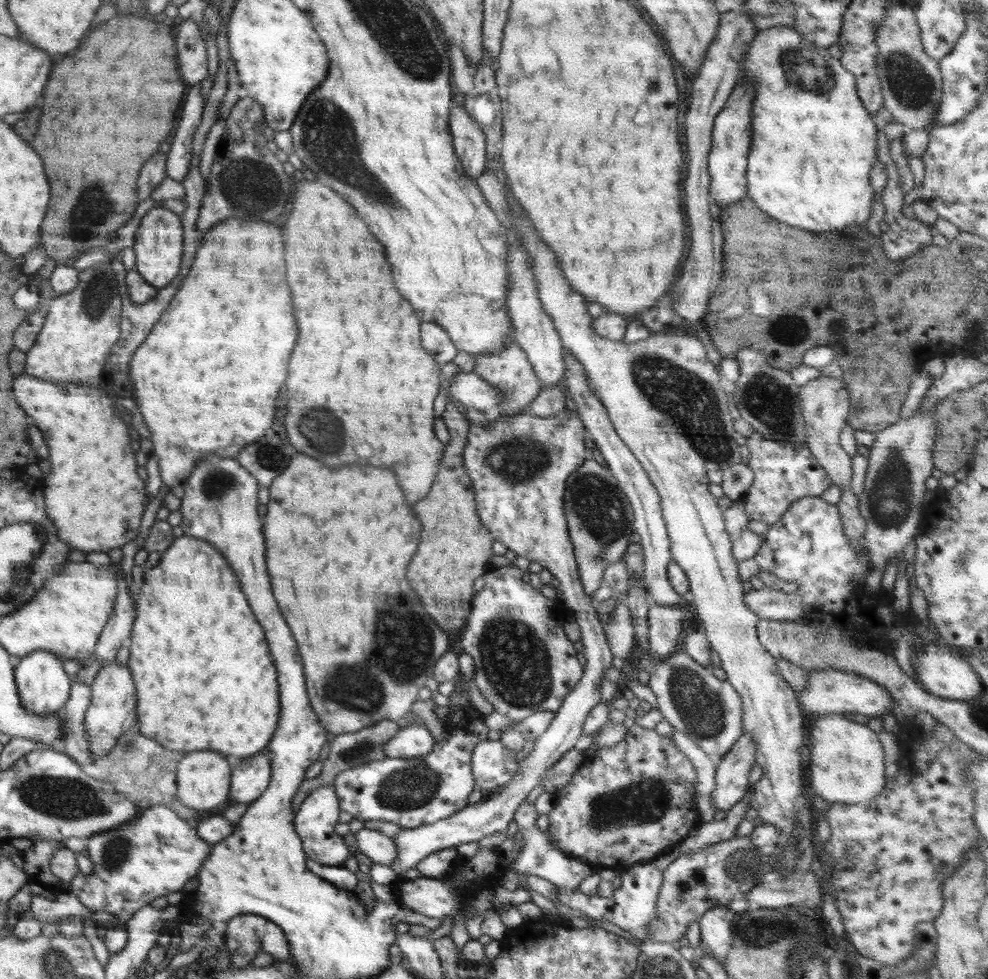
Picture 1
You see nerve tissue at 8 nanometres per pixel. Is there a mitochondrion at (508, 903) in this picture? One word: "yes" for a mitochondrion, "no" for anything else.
no

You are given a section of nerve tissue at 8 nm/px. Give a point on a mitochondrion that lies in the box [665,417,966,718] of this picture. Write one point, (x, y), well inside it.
(888, 497)

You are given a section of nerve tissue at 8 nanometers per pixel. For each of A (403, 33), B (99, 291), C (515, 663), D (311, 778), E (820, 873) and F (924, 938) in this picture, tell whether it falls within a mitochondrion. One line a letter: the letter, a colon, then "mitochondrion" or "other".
A: mitochondrion
B: mitochondrion
C: mitochondrion
D: other
E: other
F: other

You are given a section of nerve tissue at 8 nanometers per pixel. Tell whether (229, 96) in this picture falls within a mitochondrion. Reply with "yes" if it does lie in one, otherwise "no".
no

